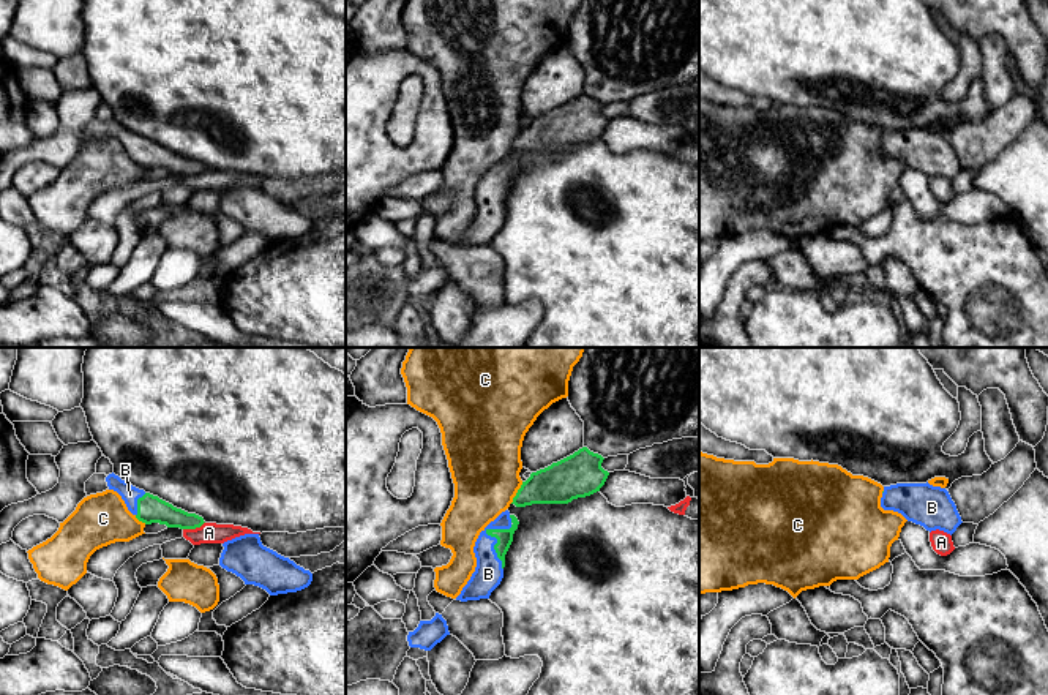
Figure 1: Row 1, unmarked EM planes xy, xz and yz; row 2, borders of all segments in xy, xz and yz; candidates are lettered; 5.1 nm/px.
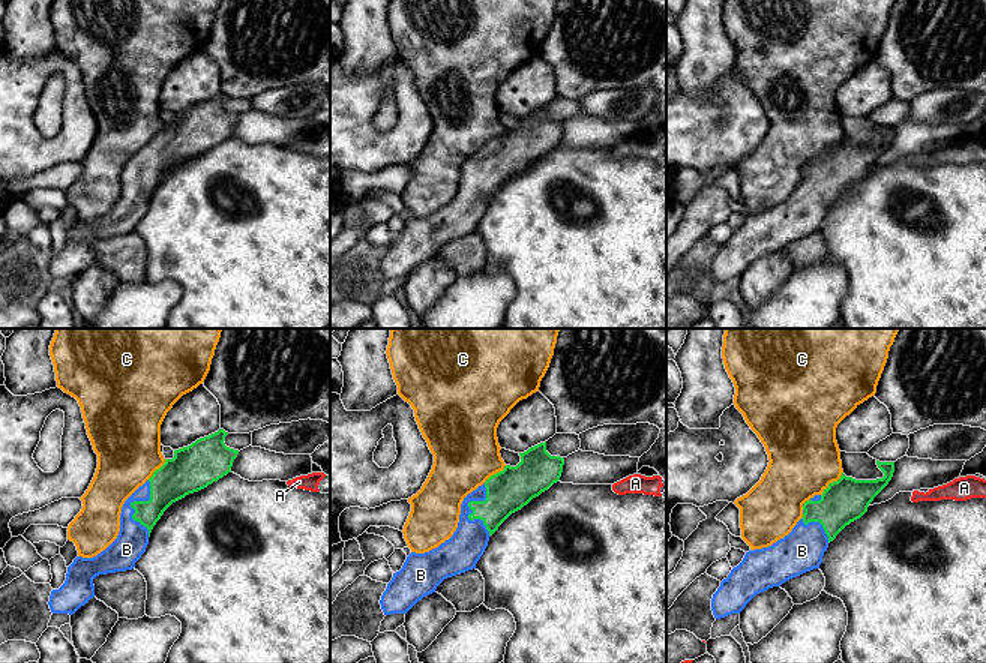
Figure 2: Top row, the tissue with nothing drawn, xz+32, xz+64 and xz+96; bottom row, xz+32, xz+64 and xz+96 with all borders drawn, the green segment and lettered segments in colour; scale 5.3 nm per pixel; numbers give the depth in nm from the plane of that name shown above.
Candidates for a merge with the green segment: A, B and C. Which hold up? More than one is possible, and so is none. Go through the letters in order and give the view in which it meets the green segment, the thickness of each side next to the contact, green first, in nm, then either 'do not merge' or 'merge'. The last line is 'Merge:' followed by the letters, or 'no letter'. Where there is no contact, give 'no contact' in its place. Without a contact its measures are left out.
A: xy | 140/110 nm | do not merge
B: xz | 80/150 nm | merge
C: xz | 200/360 nm | do not merge
Merge: B

